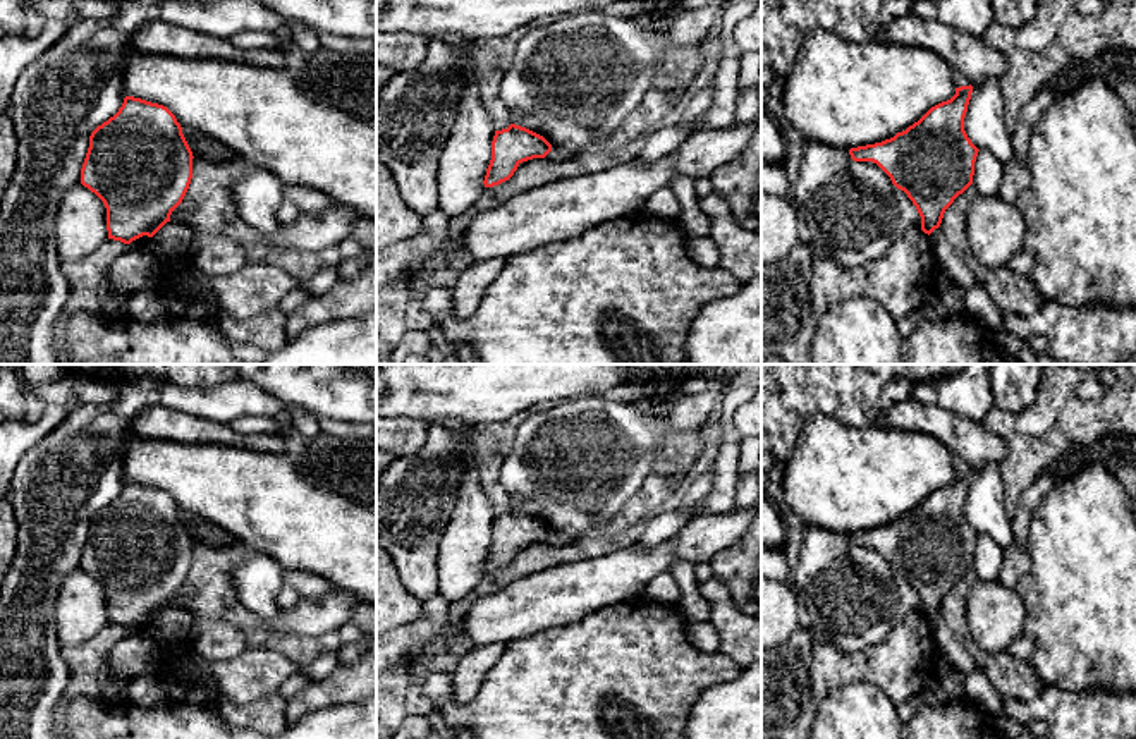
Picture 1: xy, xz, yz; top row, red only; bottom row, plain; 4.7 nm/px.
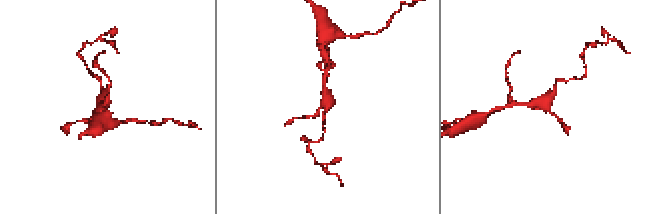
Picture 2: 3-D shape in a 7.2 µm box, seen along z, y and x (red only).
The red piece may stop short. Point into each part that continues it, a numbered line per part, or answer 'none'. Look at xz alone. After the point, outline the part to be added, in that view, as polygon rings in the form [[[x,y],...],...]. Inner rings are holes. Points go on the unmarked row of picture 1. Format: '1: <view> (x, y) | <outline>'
none

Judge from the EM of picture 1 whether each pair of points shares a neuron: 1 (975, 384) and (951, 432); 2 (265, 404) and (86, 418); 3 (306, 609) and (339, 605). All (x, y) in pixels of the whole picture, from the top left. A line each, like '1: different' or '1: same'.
1: different
2: same
3: same

